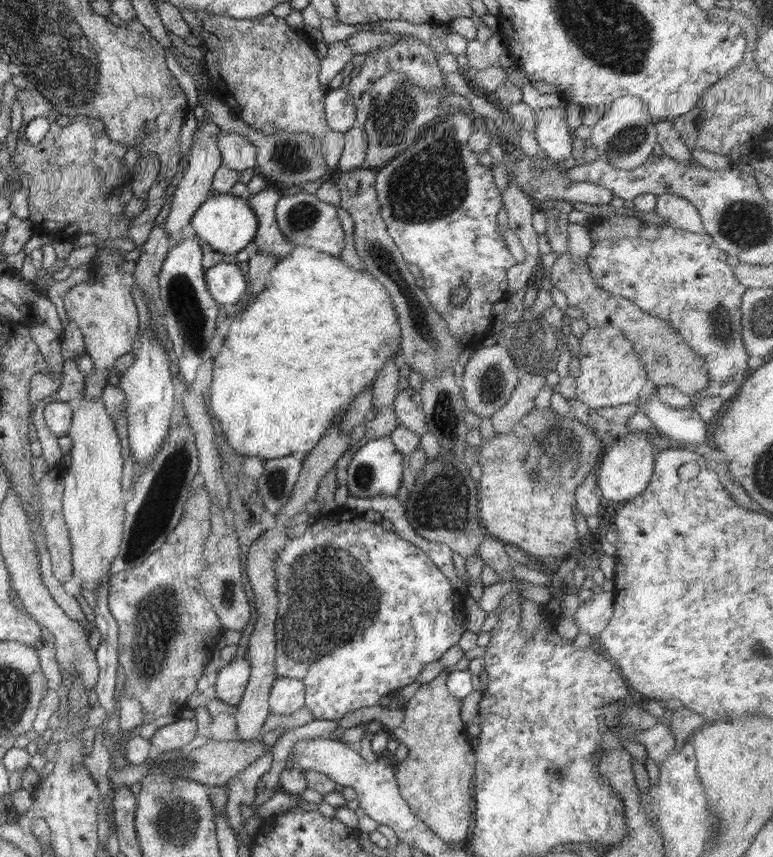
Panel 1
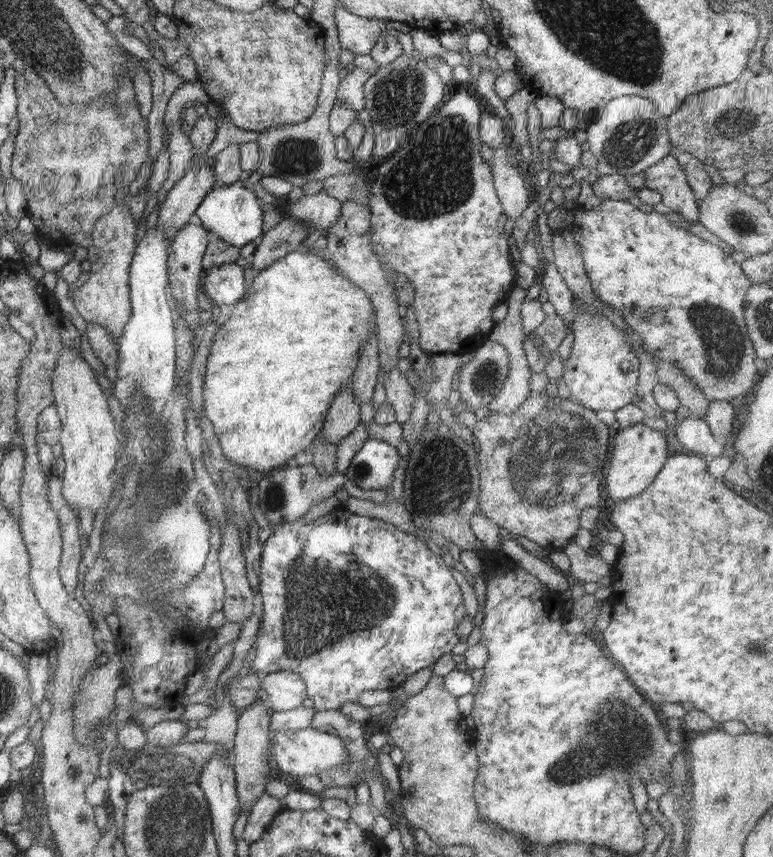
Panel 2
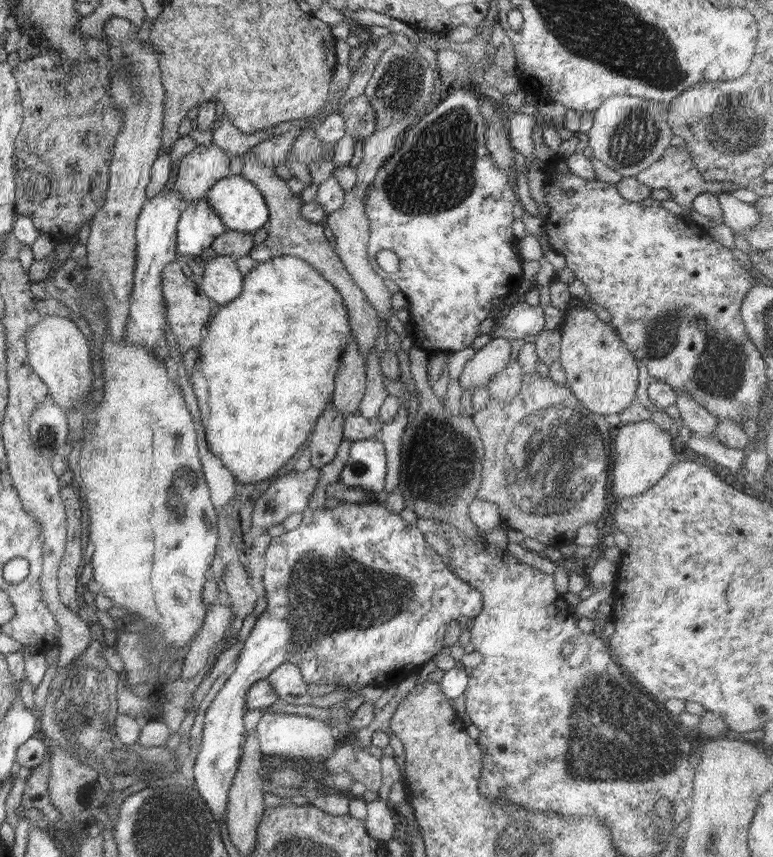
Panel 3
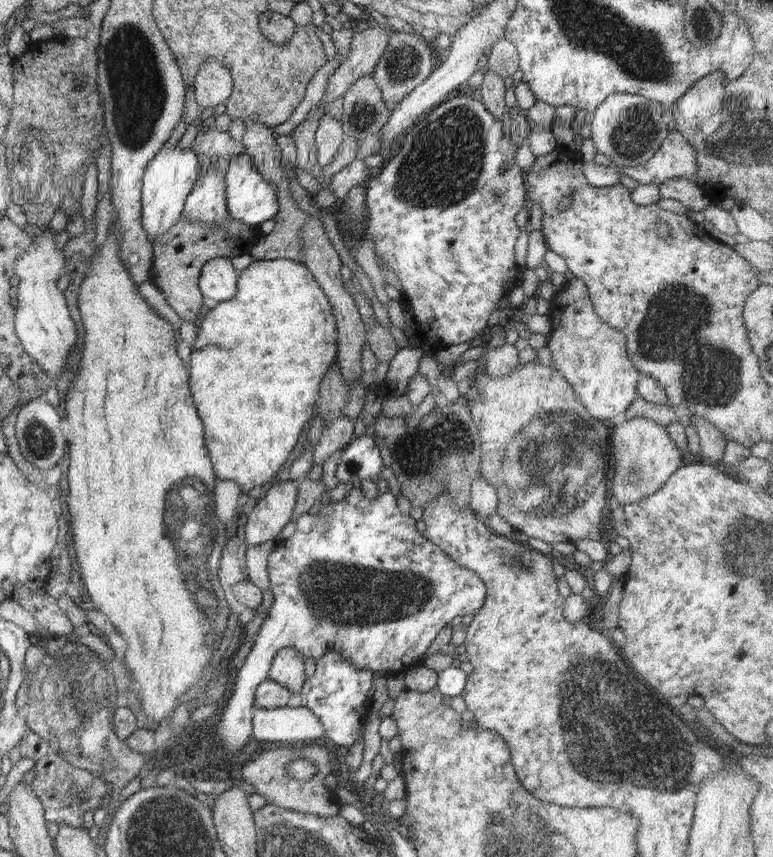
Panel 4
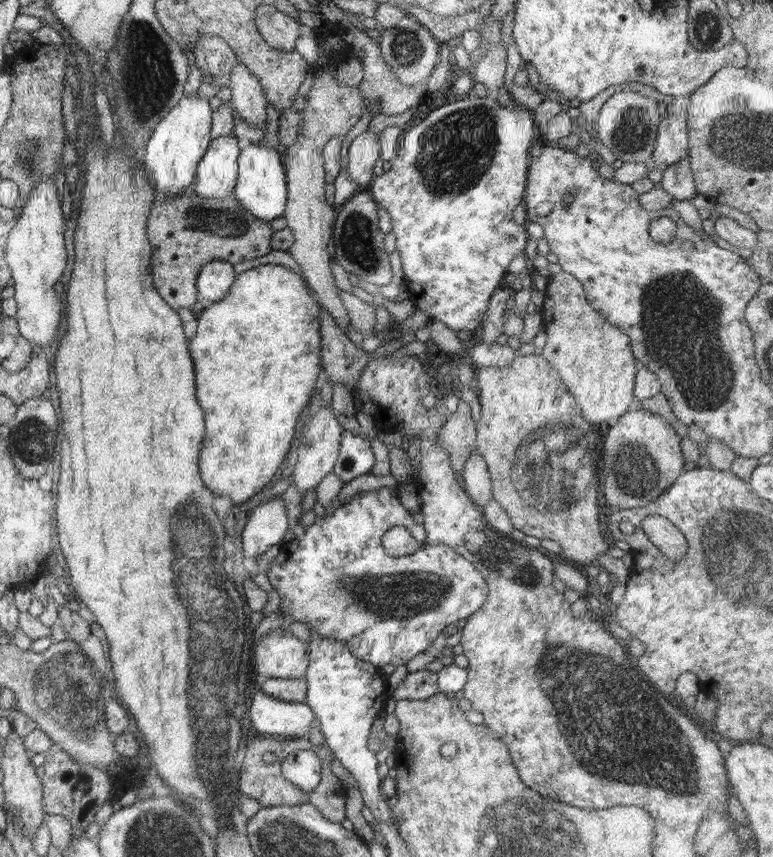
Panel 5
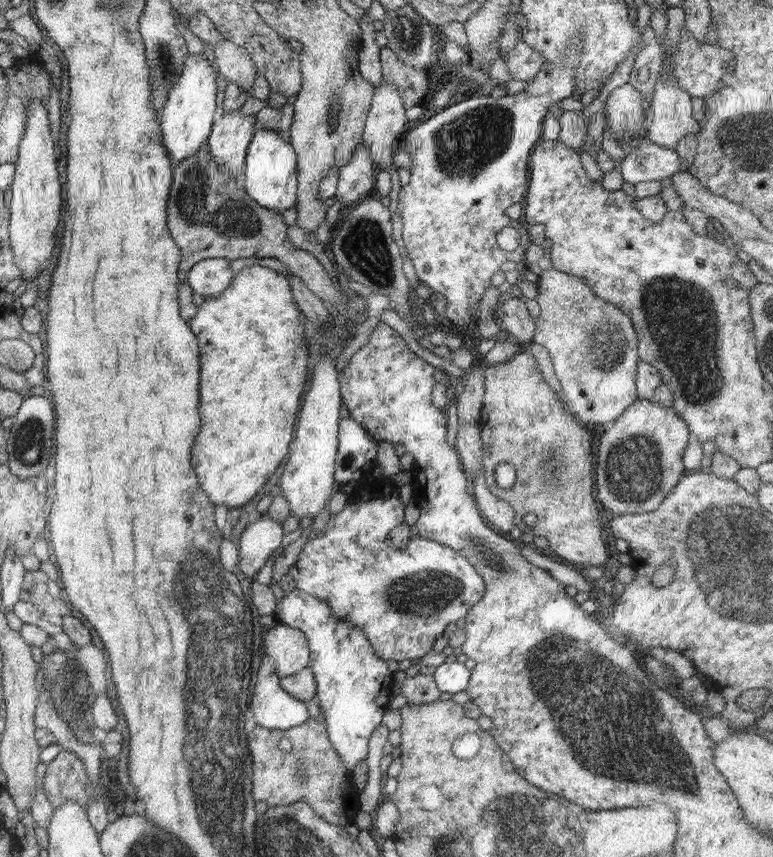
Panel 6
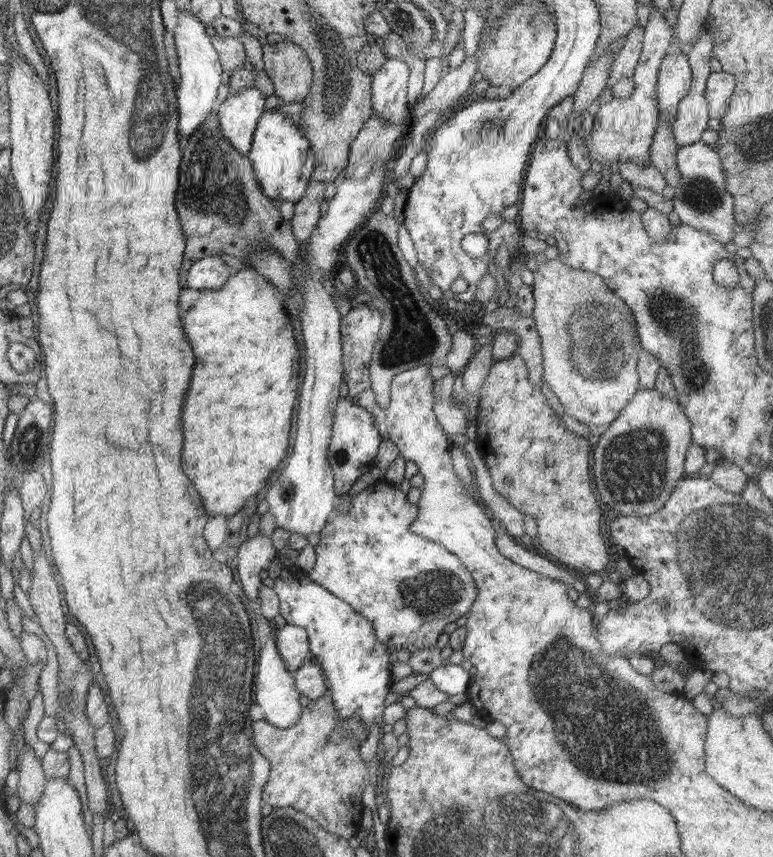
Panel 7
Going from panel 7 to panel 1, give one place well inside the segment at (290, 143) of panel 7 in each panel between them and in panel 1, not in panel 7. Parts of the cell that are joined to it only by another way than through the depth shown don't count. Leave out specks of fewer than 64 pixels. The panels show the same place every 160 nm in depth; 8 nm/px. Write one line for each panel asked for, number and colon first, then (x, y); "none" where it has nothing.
1: (227, 223)
2: (233, 213)
3: (242, 208)
4: (250, 199)
5: (261, 188)
6: (270, 176)

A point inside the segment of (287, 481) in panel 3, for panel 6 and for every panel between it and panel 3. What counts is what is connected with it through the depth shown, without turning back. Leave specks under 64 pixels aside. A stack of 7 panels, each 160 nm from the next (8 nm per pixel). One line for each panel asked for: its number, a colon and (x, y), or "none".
4: (271, 514)
5: (267, 526)
6: (261, 537)

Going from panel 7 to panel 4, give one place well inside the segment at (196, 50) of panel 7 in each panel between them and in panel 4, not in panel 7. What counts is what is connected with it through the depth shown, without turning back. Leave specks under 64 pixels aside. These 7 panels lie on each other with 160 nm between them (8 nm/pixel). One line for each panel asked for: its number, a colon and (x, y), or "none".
4: (168, 179)
5: (177, 144)
6: (186, 120)

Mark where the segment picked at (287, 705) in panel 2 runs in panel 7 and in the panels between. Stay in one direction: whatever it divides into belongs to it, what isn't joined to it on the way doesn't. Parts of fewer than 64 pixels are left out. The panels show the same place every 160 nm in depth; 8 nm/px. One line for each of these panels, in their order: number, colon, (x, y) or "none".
3: (287, 680)
4: (287, 669)
5: (279, 655)
6: (287, 646)
7: (292, 643)

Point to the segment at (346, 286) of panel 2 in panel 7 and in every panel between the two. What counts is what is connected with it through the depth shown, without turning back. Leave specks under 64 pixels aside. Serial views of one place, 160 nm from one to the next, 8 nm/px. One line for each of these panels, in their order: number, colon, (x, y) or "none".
3: (261, 387)
4: (257, 360)
5: (255, 352)
6: (250, 334)
7: (237, 415)

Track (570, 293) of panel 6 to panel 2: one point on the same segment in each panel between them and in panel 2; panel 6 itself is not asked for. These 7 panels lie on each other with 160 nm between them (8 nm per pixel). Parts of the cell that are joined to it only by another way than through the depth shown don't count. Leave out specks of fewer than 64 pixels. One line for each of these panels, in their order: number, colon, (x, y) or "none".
2: (602, 372)
3: (601, 371)
4: (591, 355)
5: (593, 357)

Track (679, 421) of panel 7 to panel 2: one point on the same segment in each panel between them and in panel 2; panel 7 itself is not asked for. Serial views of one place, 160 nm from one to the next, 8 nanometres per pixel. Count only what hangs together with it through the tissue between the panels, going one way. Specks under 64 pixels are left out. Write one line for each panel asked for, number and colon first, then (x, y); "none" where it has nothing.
2: (639, 452)
3: (644, 451)
4: (644, 456)
5: (642, 457)
6: (640, 456)

